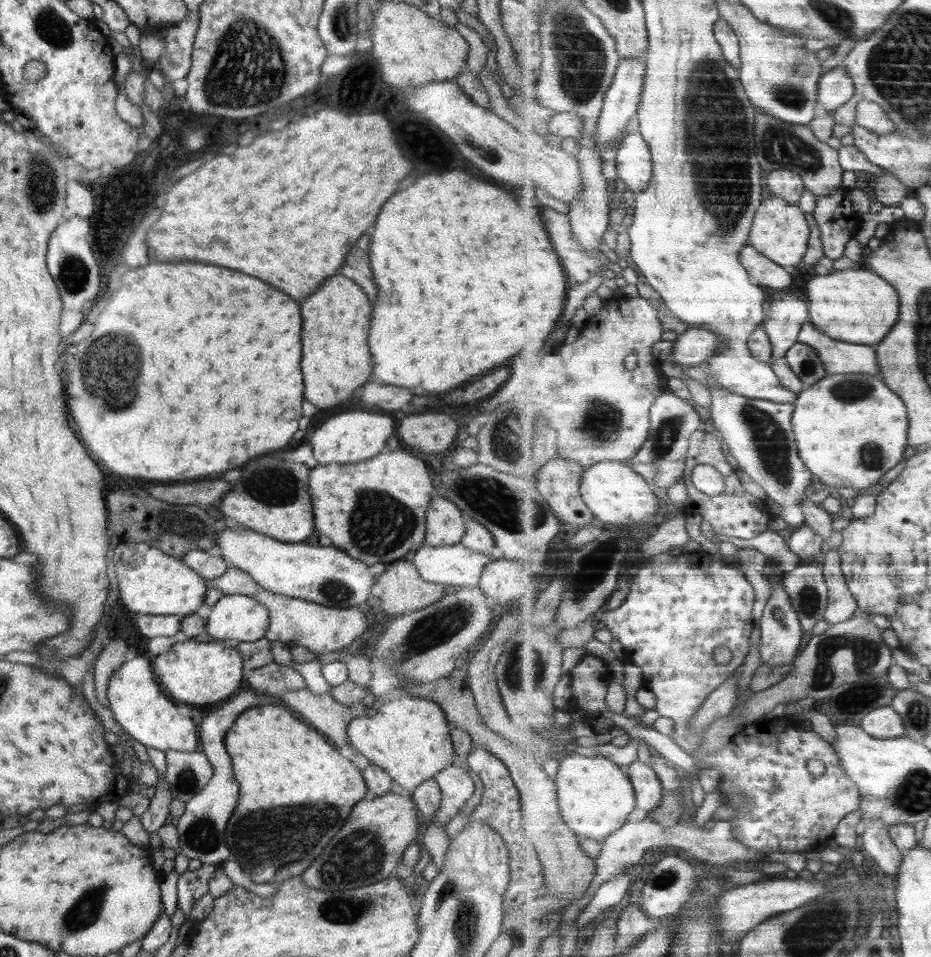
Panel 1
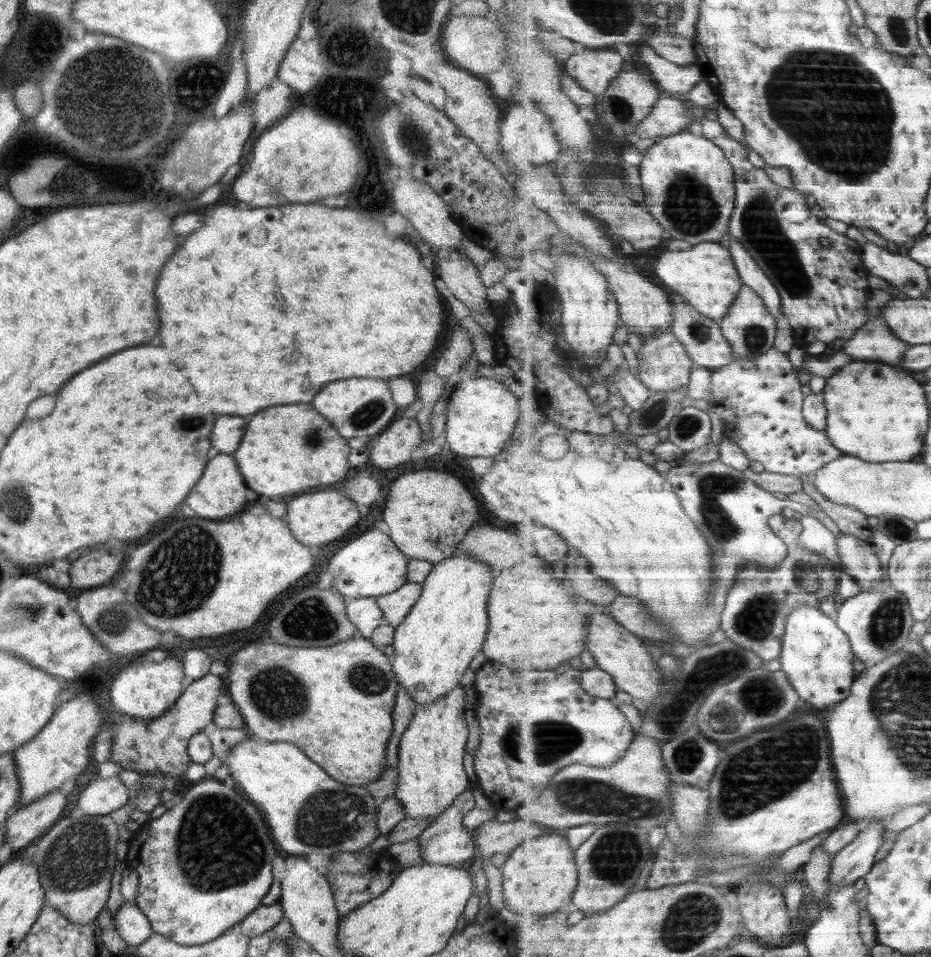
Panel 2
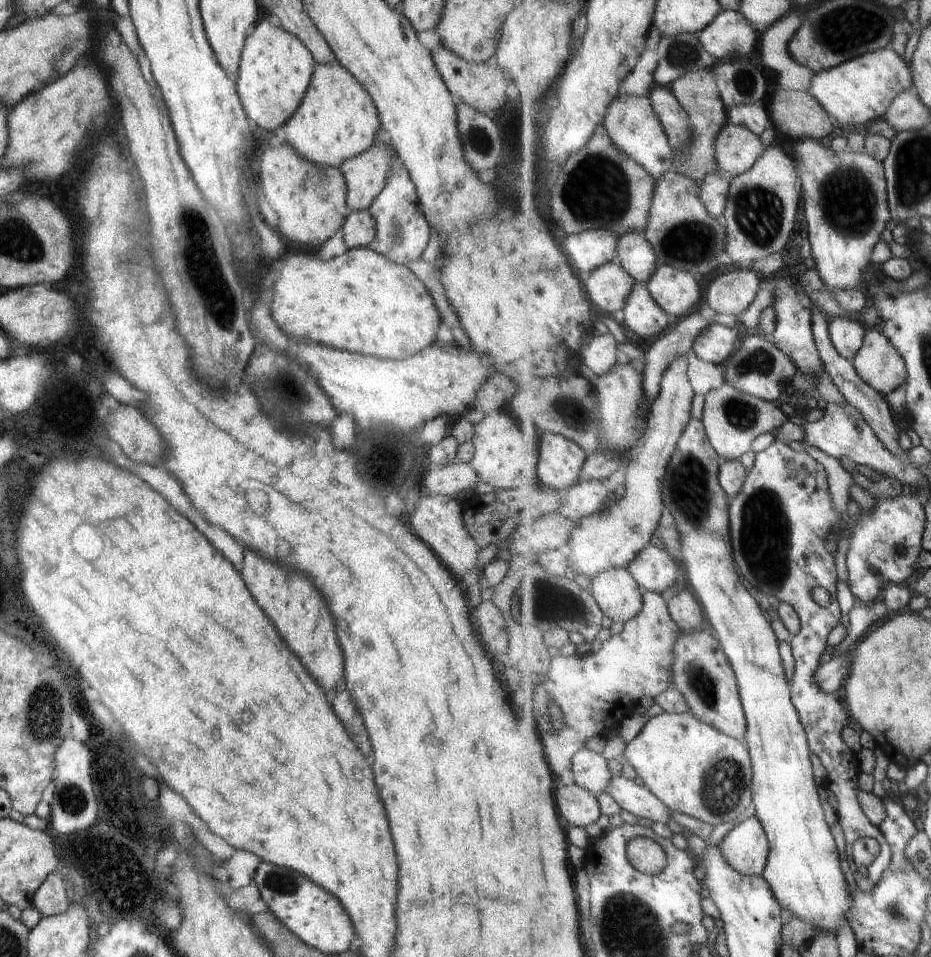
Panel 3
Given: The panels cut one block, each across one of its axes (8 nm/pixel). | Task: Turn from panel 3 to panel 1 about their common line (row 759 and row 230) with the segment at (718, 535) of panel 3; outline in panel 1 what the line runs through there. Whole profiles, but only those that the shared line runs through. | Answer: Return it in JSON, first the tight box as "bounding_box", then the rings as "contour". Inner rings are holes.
{"bounding_box":[751,195,811,268],"contour":[[[771,195],[764,199],[764,204],[757,213],[751,234],[751,245],[766,256],[772,257],[778,264],[787,268],[798,268],[808,252],[811,236],[810,220],[800,204]]]}

